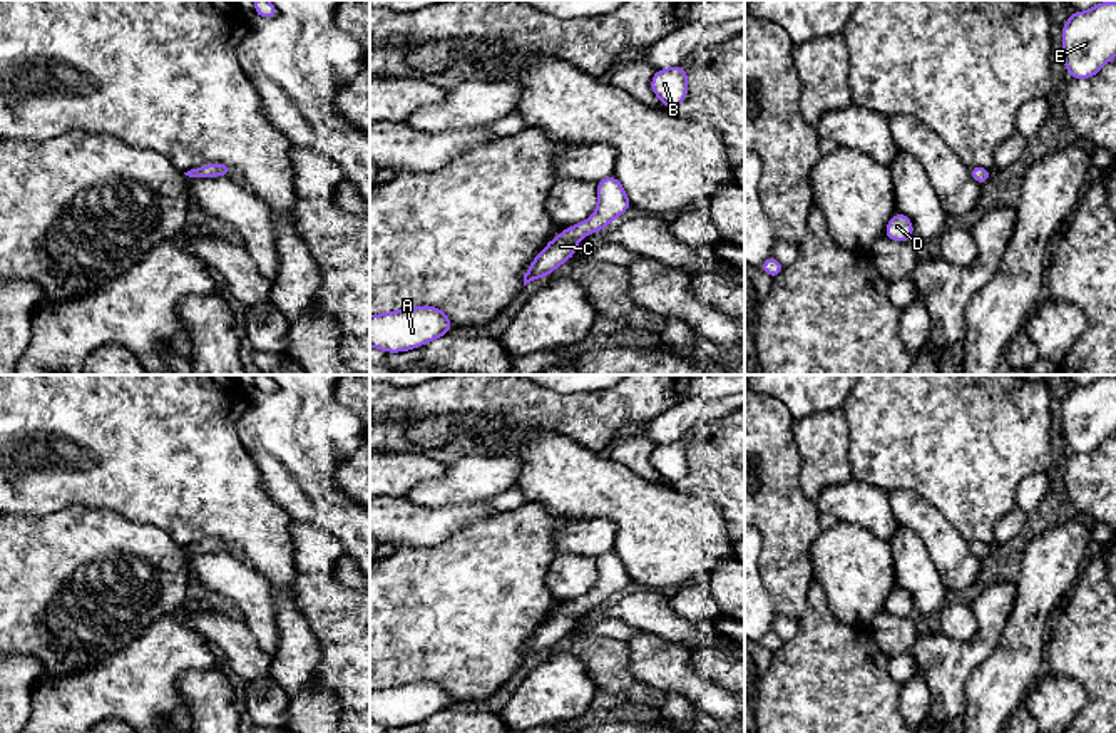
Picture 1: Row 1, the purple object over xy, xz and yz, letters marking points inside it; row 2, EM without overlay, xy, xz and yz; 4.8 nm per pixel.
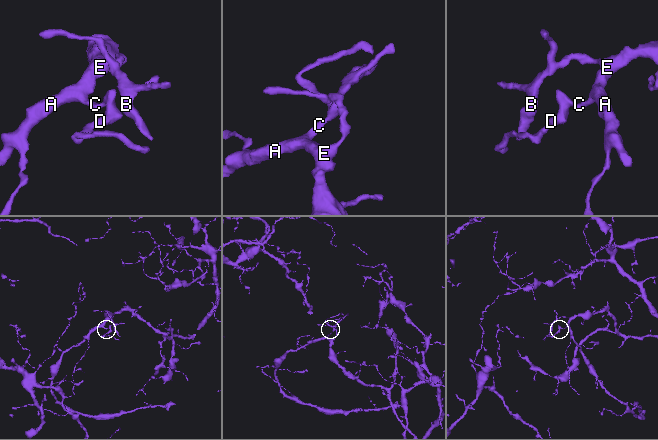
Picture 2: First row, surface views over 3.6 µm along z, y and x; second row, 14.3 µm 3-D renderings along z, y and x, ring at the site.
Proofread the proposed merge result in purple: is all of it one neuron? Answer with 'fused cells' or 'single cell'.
single cell

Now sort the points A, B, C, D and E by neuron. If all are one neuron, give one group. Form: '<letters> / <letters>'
A B C D E

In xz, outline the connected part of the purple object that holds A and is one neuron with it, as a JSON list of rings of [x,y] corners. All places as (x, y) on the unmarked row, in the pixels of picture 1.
[[[423,679],[370,691],[370,721],[397,728],[427,720],[452,705],[452,696],[437,681]]]

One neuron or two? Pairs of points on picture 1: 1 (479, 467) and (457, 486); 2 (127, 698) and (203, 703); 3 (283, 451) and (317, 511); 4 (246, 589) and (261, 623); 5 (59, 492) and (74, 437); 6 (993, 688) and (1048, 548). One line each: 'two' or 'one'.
1: one
2: two
3: one
4: one
5: one
6: one

